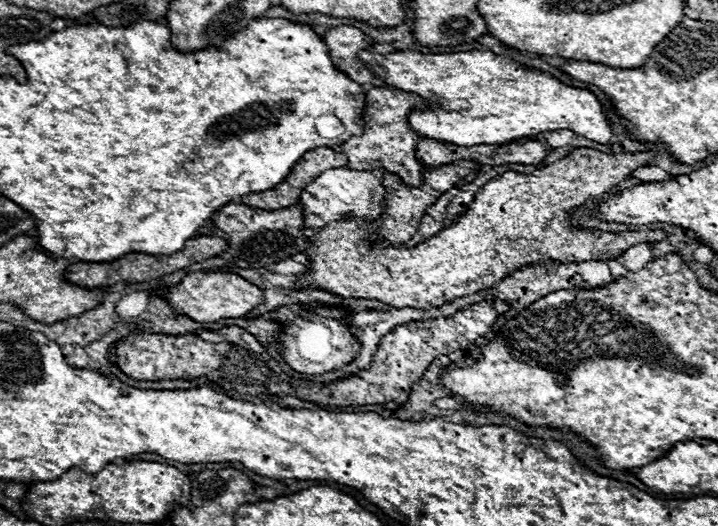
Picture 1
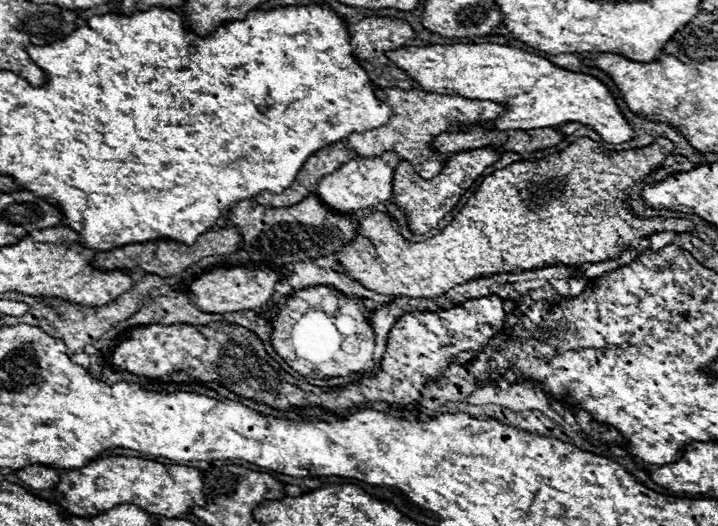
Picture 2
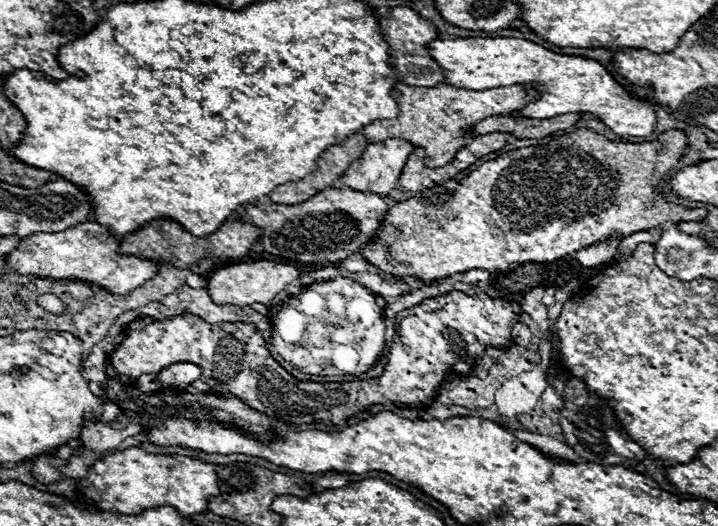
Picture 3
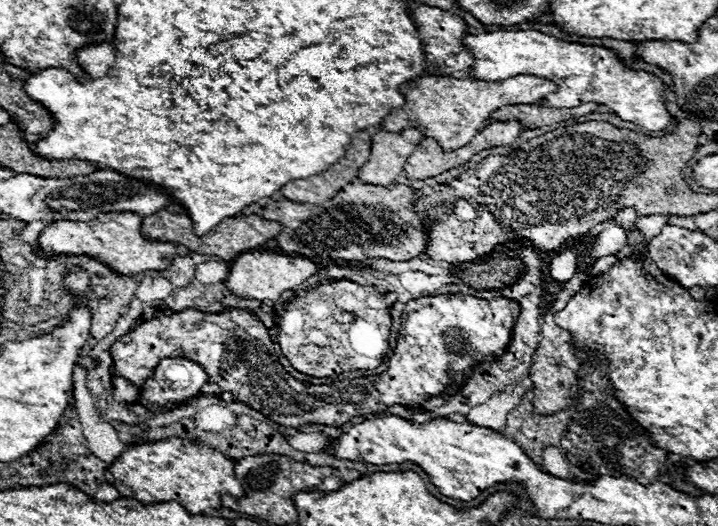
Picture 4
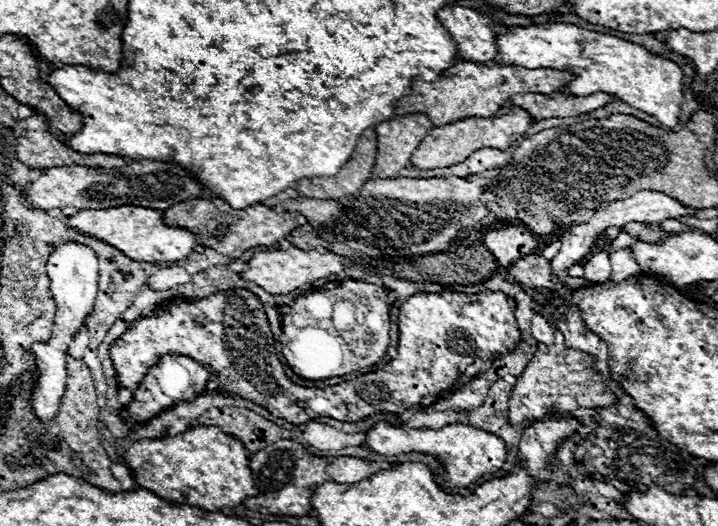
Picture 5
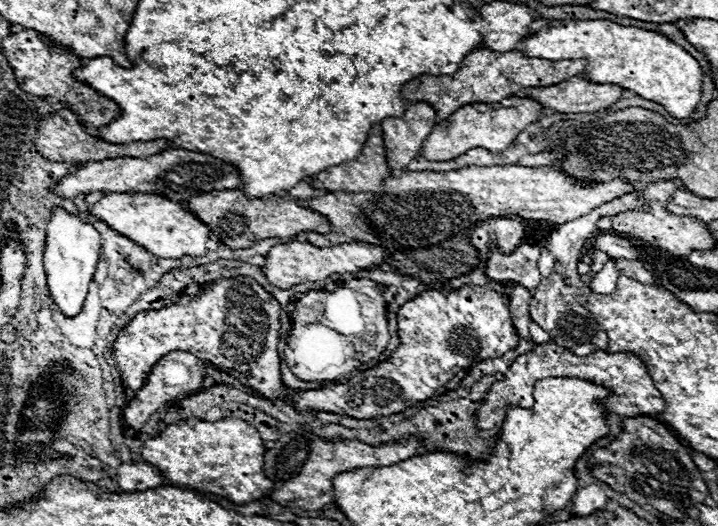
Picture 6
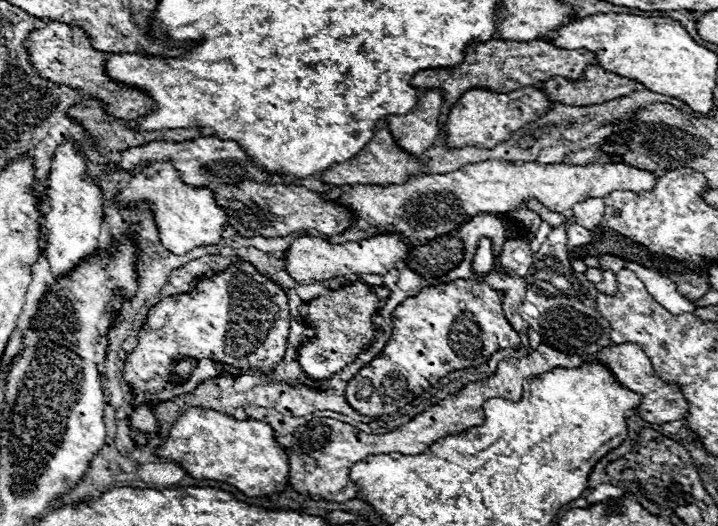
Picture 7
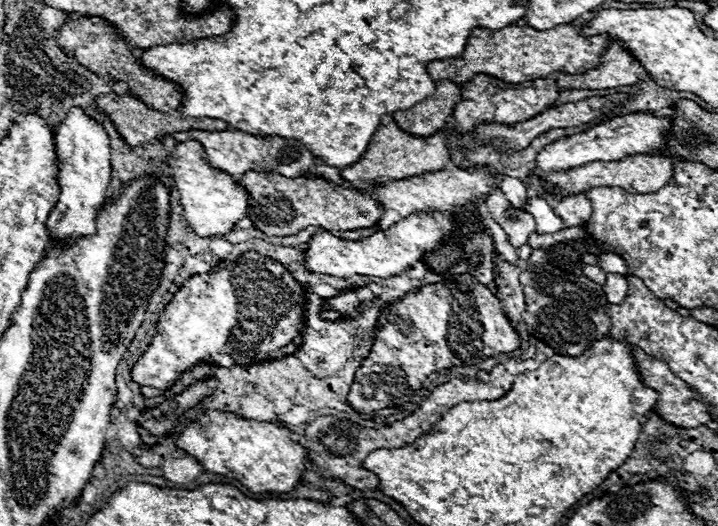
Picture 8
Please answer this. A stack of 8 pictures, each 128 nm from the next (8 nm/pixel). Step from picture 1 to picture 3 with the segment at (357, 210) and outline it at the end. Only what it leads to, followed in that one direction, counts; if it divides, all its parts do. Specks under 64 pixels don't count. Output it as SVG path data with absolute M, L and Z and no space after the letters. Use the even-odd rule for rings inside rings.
M386 140L382 144L370 144L358 160L350 164L344 176L338 180L340 186L358 190L364 194L388 196L400 178L400 172L414 150L404 140Z

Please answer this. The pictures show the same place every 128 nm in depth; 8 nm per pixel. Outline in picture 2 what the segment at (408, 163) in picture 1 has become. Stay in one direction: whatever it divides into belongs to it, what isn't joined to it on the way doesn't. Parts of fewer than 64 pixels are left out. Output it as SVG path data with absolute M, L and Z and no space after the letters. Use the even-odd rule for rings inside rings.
M376 88L376 98L386 102L392 110L390 122L382 128L368 130L364 134L354 134L346 140L348 150L354 150L360 158L374 158L382 156L384 152L392 150L400 156L400 160L406 160L412 164L418 176L424 180L430 180L434 174L438 174L444 166L444 158L438 156L438 152L430 152L428 144L432 138L440 136L442 132L448 132L456 122L482 122L482 120L494 120L502 108L494 102L474 102L466 100L462 96L442 96L442 94L430 94L422 90L398 90L398 88Z

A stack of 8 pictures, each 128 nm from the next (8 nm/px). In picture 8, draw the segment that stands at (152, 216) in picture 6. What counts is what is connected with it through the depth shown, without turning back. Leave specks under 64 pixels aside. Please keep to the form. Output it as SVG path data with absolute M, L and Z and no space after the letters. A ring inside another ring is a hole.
M198 142L178 144L172 150L172 162L168 166L170 166L170 176L174 180L174 186L180 194L178 204L184 210L188 228L196 236L204 236L204 238L224 236L234 228L234 224L240 218L248 214L248 194L242 188L238 188L230 176L206 164L204 150Z

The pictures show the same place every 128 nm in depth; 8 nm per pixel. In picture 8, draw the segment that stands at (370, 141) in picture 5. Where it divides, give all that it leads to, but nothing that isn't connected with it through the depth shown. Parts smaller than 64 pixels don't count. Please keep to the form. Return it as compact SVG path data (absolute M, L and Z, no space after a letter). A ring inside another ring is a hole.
M382 116L378 132L374 134L374 140L368 144L362 160L358 160L352 166L346 166L340 170L340 176L348 182L354 180L376 180L376 182L388 182L388 180L406 180L412 176L420 176L426 172L442 170L450 164L450 154L444 146L446 138L444 132L436 132L428 140L418 140L414 136L406 136L396 124L392 116Z

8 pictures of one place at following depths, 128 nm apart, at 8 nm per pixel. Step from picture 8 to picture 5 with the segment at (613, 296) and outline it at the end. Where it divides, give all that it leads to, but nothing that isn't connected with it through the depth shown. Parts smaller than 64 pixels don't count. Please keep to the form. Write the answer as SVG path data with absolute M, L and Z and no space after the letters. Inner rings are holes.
M618 248L610 254L610 264L612 264L612 280L622 282L632 274L640 272L640 266L634 264L634 256L628 248Z

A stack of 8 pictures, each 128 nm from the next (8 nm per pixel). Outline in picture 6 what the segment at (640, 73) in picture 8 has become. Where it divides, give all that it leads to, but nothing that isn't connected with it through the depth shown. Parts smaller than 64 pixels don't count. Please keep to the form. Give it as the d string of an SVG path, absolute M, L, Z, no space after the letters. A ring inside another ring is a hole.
M576 76L550 88L524 88L522 96L534 98L542 108L552 108L560 114L582 114L598 112L612 106L622 96L622 88L612 84L590 84Z

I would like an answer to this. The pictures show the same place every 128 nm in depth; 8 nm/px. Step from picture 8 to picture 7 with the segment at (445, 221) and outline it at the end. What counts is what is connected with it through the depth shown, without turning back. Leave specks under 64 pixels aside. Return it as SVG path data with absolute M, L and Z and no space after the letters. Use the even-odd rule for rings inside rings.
M298 236L294 238L286 252L286 272L296 282L308 282L308 280L328 280L336 276L346 274L386 274L394 264L404 262L408 256L408 244L402 242L398 236L374 236L370 240L358 240L358 242L344 242L344 244L330 244L324 238L310 238L310 236Z

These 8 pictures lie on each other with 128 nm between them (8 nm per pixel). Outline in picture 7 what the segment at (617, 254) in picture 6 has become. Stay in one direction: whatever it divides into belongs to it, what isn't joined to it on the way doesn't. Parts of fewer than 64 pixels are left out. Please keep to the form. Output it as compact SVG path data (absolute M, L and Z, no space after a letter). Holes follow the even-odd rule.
M570 224L570 240L568 240L570 246L588 246L592 242L594 242L594 236L590 230L586 230L580 224Z

